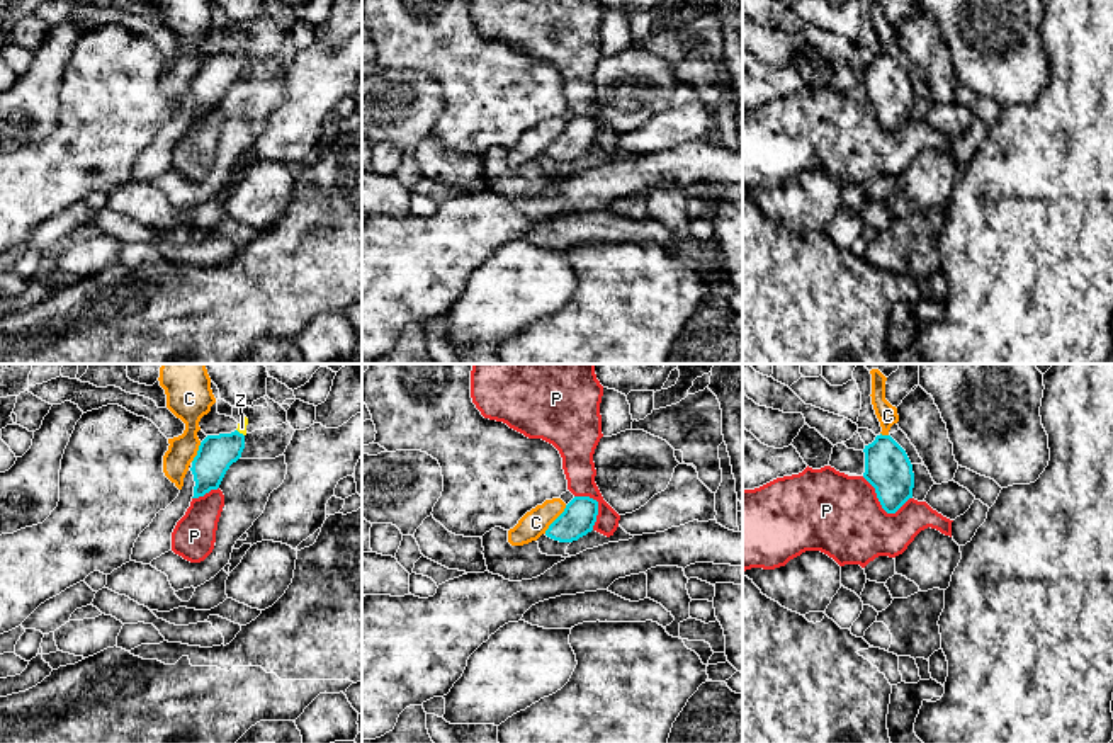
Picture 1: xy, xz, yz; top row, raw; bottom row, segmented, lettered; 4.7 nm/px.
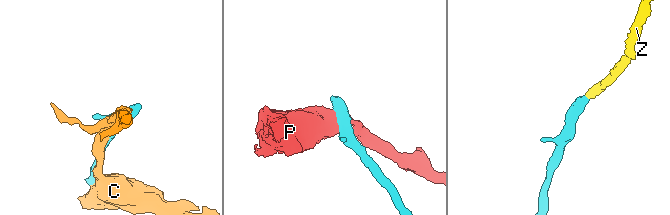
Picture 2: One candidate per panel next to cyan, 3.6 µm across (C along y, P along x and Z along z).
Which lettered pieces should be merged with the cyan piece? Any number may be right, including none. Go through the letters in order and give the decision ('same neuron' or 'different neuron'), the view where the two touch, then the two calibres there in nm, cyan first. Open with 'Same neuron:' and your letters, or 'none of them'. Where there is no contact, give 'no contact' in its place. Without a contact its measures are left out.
Same neuron: Z
C: different neuron; meets cyan in xz; 160 nm thick on the cyan side, 120 nm on the other
P: different neuron; meets cyan in yz; 220 nm thick on the cyan side, 380 nm on the other
Z: same neuron; meets cyan in xy; 180 nm thick on the cyan side, 50 nm on the other

